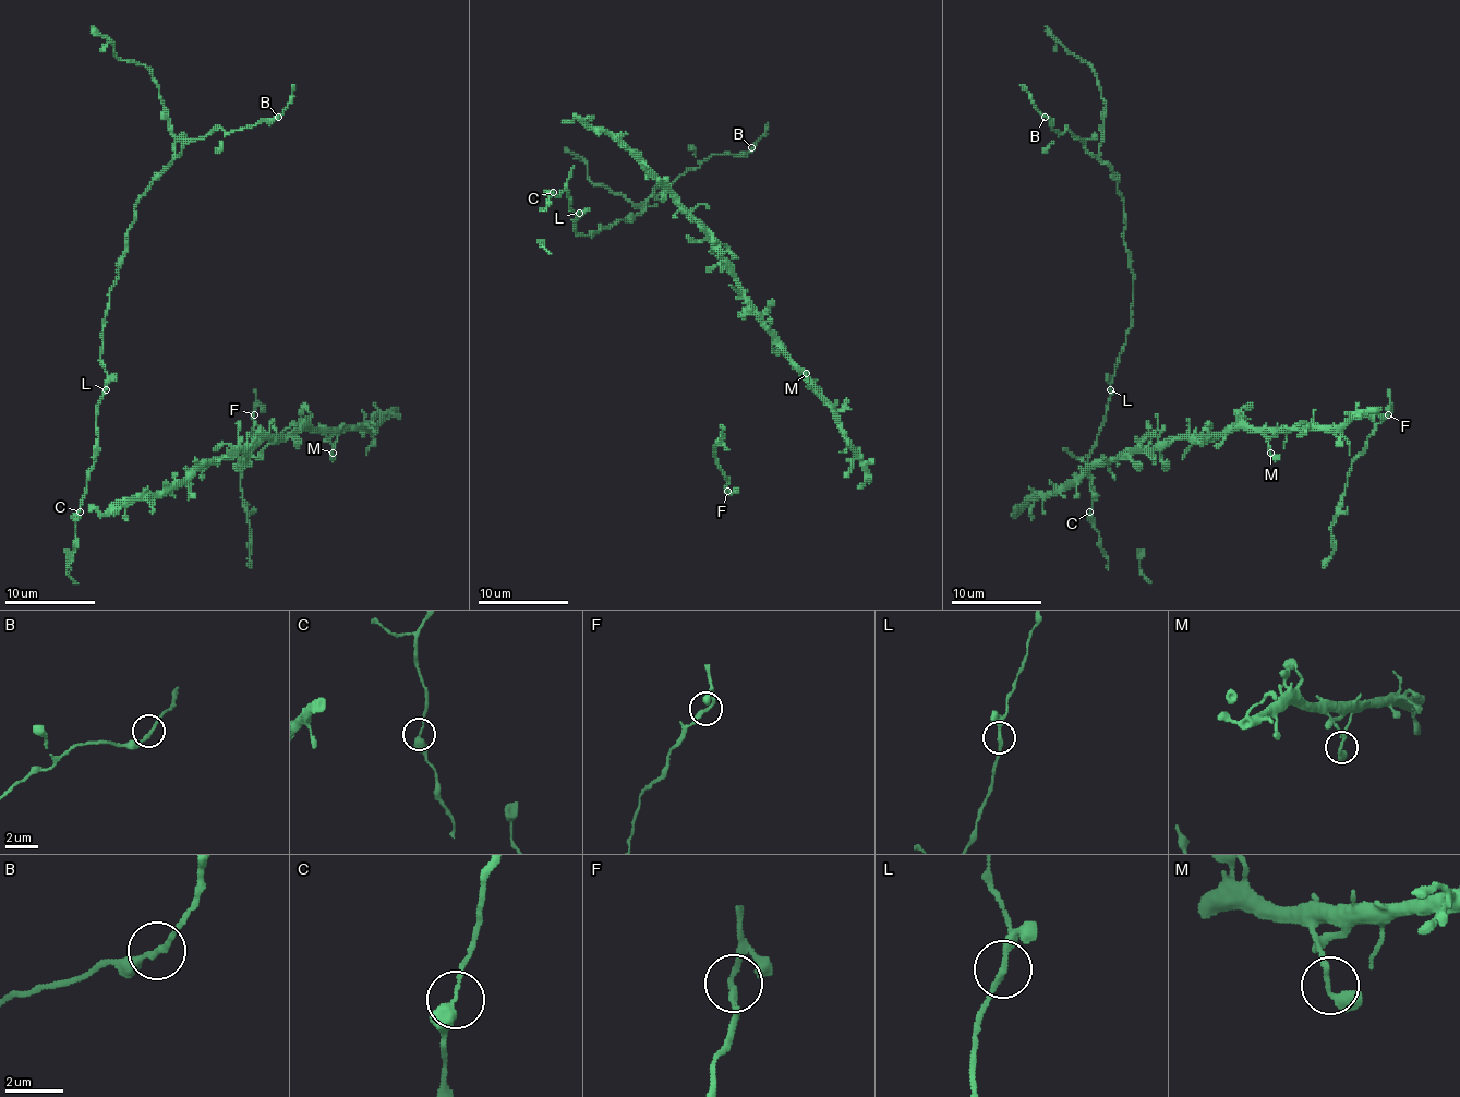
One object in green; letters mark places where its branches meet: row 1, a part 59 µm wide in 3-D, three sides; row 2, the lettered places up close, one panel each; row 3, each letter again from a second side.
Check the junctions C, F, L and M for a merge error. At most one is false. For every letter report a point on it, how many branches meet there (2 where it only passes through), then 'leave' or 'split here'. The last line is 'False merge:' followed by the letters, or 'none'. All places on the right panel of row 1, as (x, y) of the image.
C: at (1089, 511); 2 branches meet; leave
F: at (1388, 414); 2 branches meet; leave
L: at (1110, 389); 2 branches meet; leave
M: at (1270, 453); 2 branches meet; leave
False merge: none

